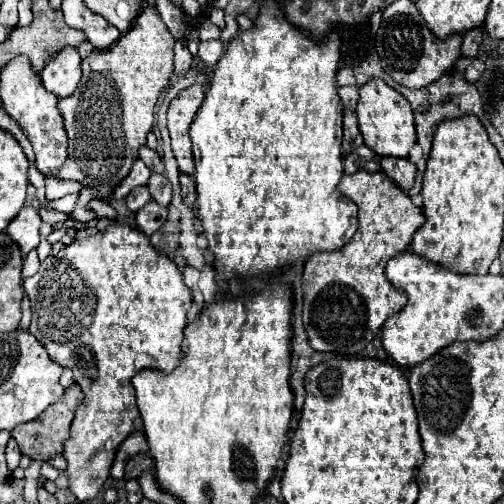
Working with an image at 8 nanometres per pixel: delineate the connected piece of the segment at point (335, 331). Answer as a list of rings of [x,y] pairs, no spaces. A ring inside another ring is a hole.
[[[384,172],[344,174],[338,190],[358,206],[360,226],[354,238],[338,252],[322,252],[306,260],[302,274],[302,322],[316,352],[354,356],[378,336],[386,318],[406,304],[406,296],[386,280],[384,268],[392,256],[410,246],[414,232],[426,218],[422,208],[414,206]]]

